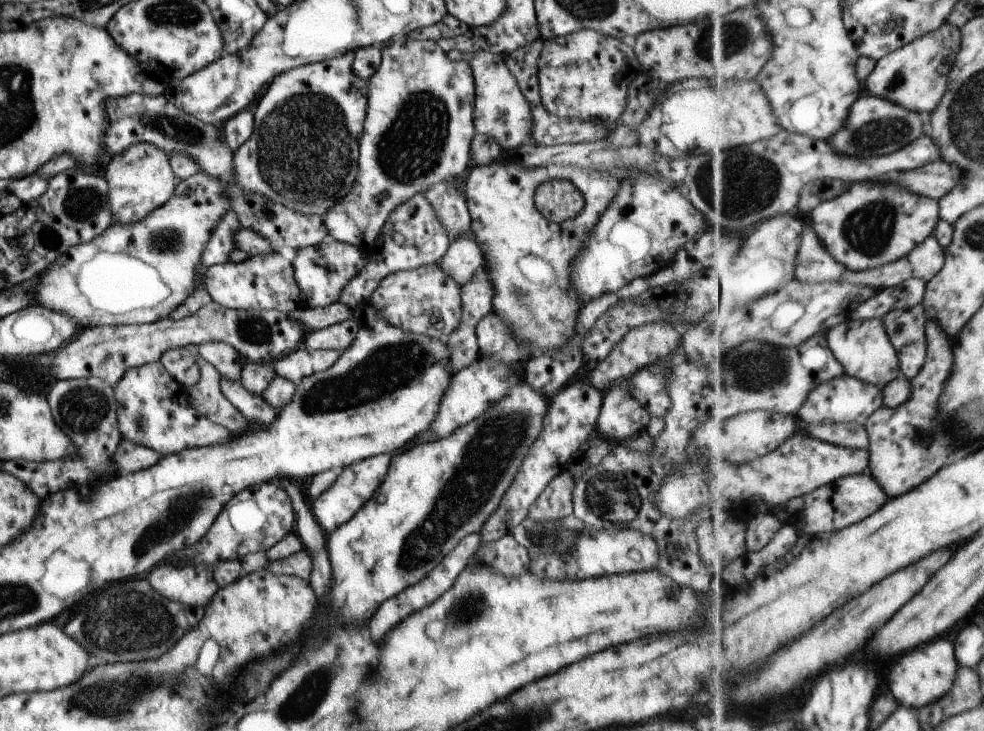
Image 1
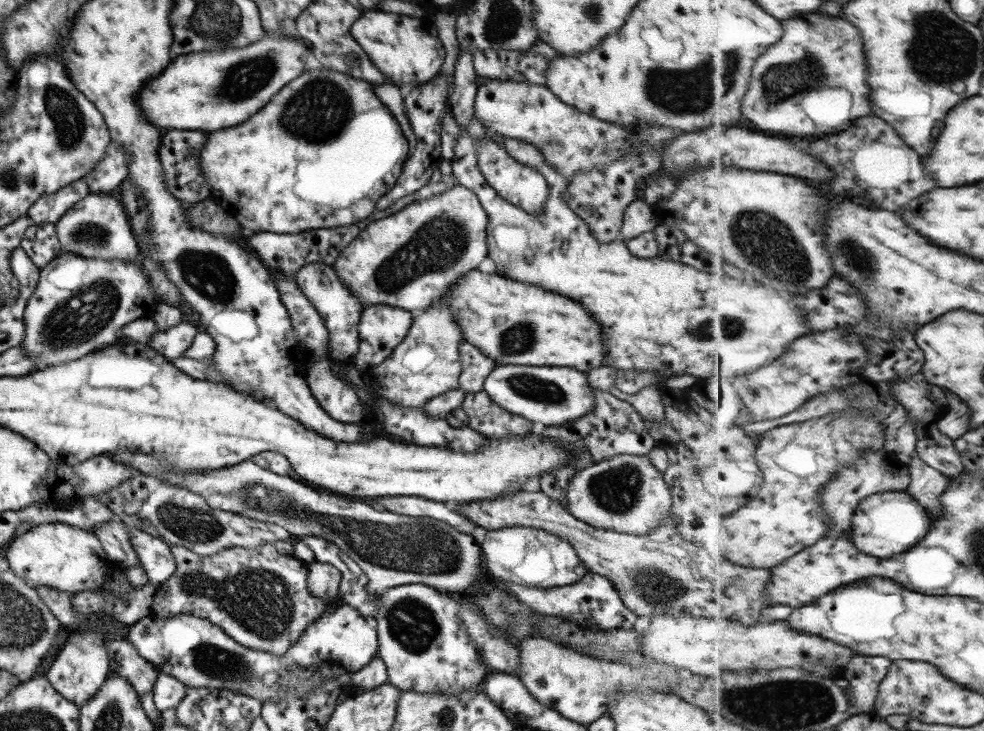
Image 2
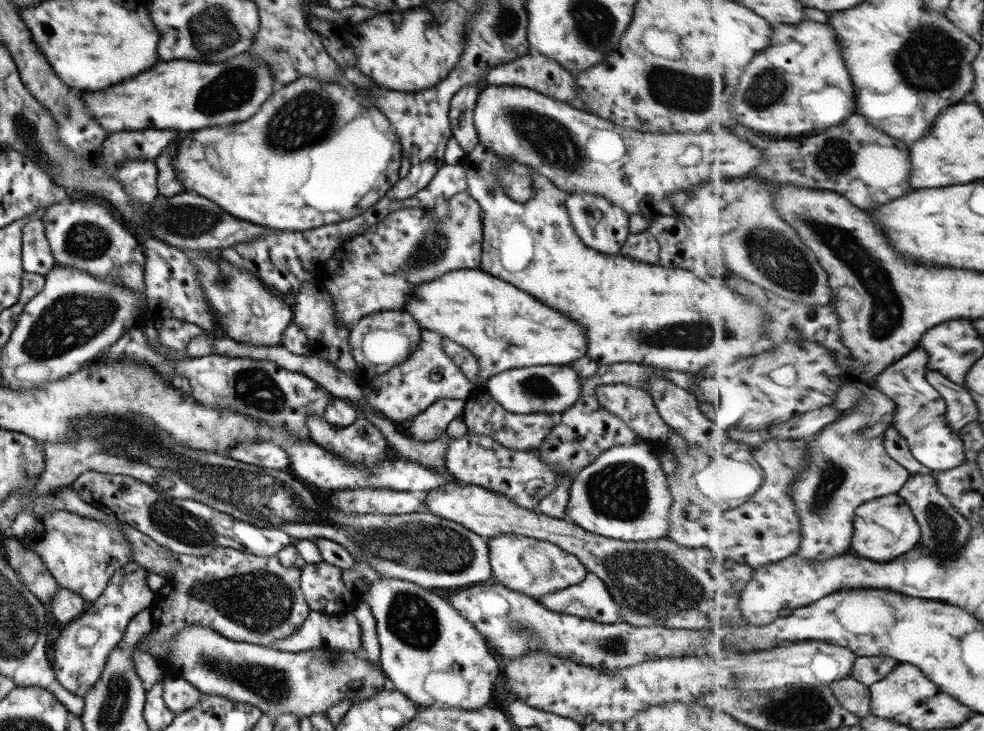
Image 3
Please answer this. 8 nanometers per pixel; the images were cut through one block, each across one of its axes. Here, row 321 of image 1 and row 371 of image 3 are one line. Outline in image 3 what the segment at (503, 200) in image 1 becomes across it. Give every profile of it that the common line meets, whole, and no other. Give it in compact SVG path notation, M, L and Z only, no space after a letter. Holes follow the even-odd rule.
M545 365L535 368L511 368L499 372L487 379L482 389L507 412L518 415L548 413L558 417L560 413L571 408L581 394L579 377L570 368L563 365Z

